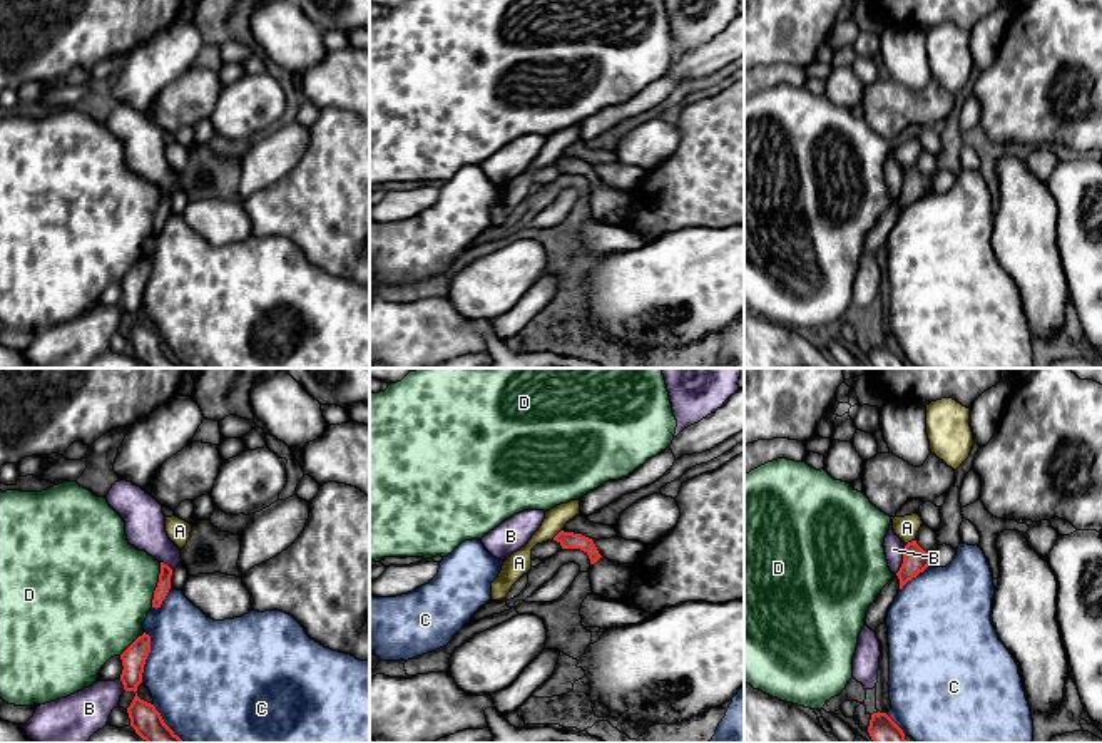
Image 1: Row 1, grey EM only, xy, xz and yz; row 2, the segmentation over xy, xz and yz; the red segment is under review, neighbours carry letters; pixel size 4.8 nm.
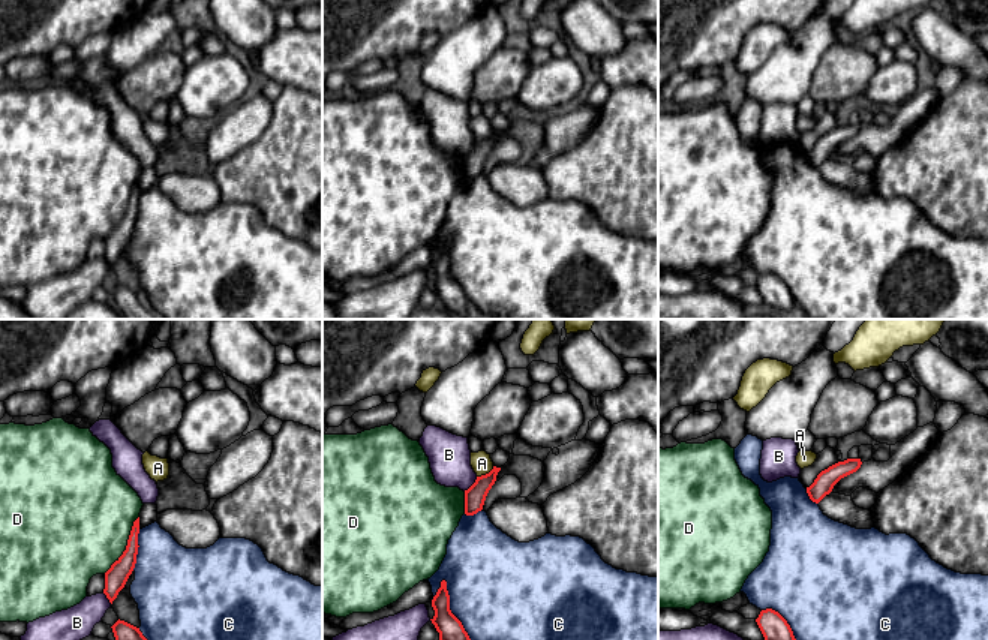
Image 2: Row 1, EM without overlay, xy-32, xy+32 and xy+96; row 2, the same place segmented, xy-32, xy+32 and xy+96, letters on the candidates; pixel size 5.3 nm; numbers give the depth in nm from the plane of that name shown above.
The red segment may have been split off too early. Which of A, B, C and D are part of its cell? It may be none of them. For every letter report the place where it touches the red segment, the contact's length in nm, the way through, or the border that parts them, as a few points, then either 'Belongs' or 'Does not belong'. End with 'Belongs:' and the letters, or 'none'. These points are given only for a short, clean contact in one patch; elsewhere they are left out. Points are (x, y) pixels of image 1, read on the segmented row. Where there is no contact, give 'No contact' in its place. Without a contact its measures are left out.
A: Touches red at xz (559, 532). Shared border 70 nm. Boundary: xz (562, 529), (552, 538). Does not belong
B: Touches red at yz (903, 559). Shared border 160 nm. Does not belong
C: Touches red at xy (147, 655). Shared border 240 nm. Does not belong
D: Touches red at xy (158, 584). Shared border 220 nm. Does not belong
Belongs: none

